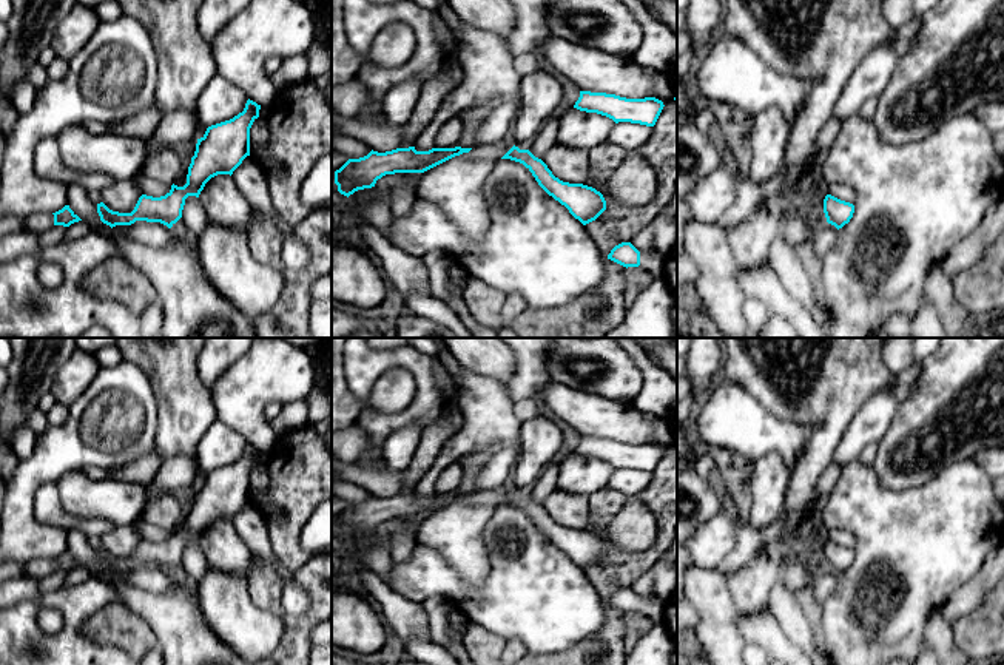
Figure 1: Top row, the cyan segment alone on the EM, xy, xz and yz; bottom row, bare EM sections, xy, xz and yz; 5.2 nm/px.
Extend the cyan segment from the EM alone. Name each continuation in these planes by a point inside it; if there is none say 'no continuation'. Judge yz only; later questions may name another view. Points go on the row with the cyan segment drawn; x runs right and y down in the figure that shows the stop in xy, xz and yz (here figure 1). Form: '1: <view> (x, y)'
no continuation

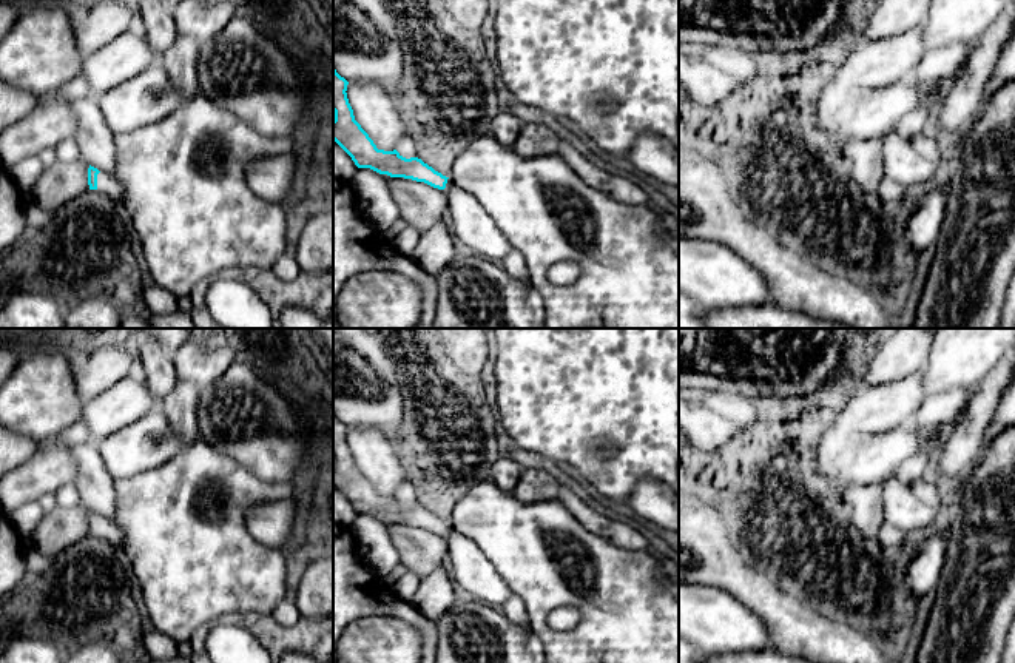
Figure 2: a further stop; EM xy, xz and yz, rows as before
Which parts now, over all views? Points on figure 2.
1: xy (107, 184)

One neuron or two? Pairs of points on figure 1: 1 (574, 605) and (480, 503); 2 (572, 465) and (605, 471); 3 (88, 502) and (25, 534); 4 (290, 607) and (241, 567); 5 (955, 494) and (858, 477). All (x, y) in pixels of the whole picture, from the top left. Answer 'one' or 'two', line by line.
1: two
2: one
3: two
4: two
5: one

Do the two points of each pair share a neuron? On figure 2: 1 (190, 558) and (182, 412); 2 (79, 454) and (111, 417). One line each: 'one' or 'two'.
1: two
2: two

